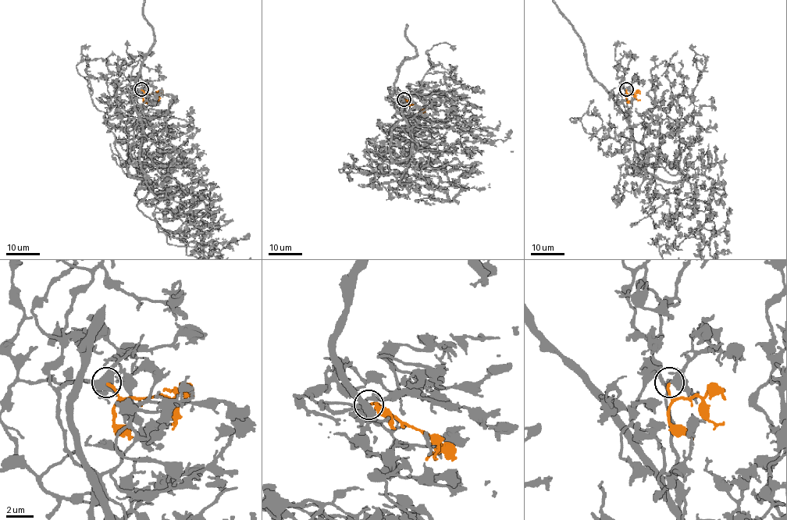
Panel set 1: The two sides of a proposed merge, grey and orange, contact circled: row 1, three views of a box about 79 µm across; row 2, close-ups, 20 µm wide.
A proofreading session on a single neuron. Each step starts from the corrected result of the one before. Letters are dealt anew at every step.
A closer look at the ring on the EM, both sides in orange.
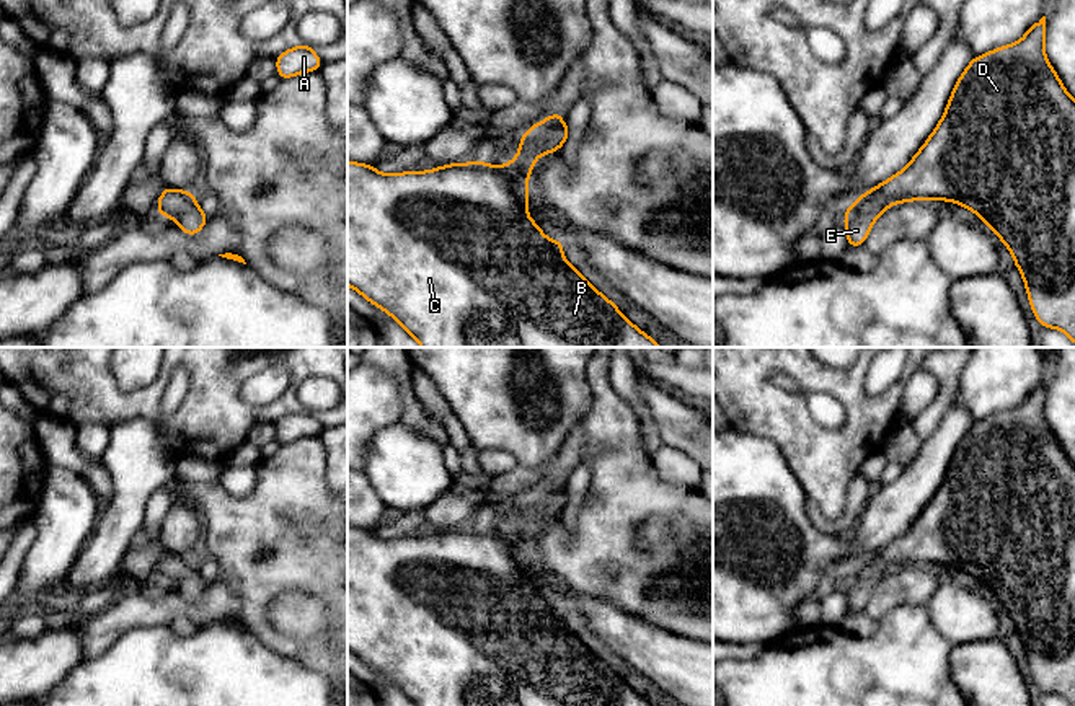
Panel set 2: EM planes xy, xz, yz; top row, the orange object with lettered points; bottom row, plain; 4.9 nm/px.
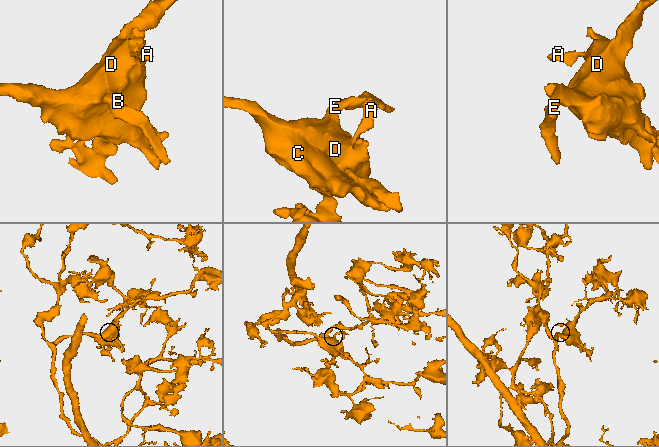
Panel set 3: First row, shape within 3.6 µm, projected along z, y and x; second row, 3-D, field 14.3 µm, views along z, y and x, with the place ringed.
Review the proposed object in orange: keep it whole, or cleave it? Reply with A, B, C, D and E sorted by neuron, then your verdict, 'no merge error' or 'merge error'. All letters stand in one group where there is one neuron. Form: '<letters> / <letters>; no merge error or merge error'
A B C D E; no merge error

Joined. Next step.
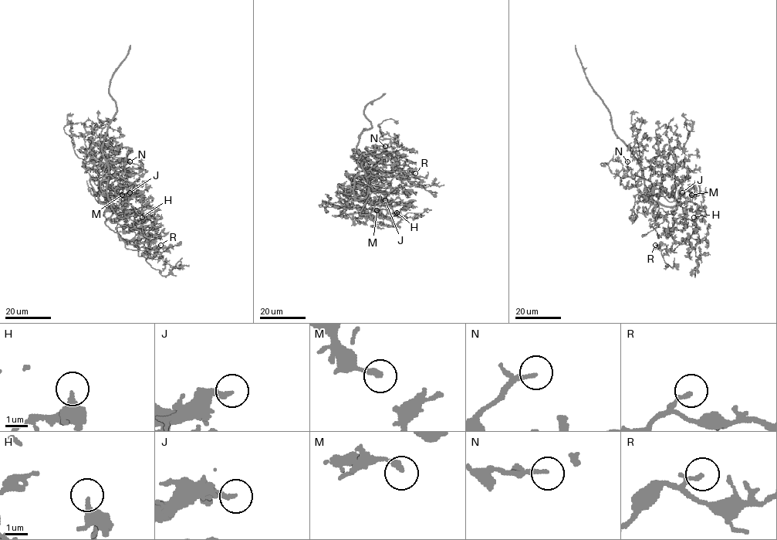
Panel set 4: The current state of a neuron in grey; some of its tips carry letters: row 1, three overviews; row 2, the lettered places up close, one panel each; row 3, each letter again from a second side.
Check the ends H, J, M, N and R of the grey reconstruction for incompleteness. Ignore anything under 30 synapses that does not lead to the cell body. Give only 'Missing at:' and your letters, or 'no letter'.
Missing at: N, R

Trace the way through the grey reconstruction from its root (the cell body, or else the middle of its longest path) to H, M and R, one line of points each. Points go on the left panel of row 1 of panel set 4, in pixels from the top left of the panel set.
H: (107, 195), (115, 207), (109, 219), (112, 222), (133, 229), (130, 226), (142, 217)
M: (107, 195), (113, 207), (100, 204), (95, 198), (97, 193), (109, 188), (114, 188), (122, 195)
R: (107, 195), (115, 209), (105, 223), (118, 234), (119, 240), (124, 242), (126, 248), (152, 250), (160, 245)

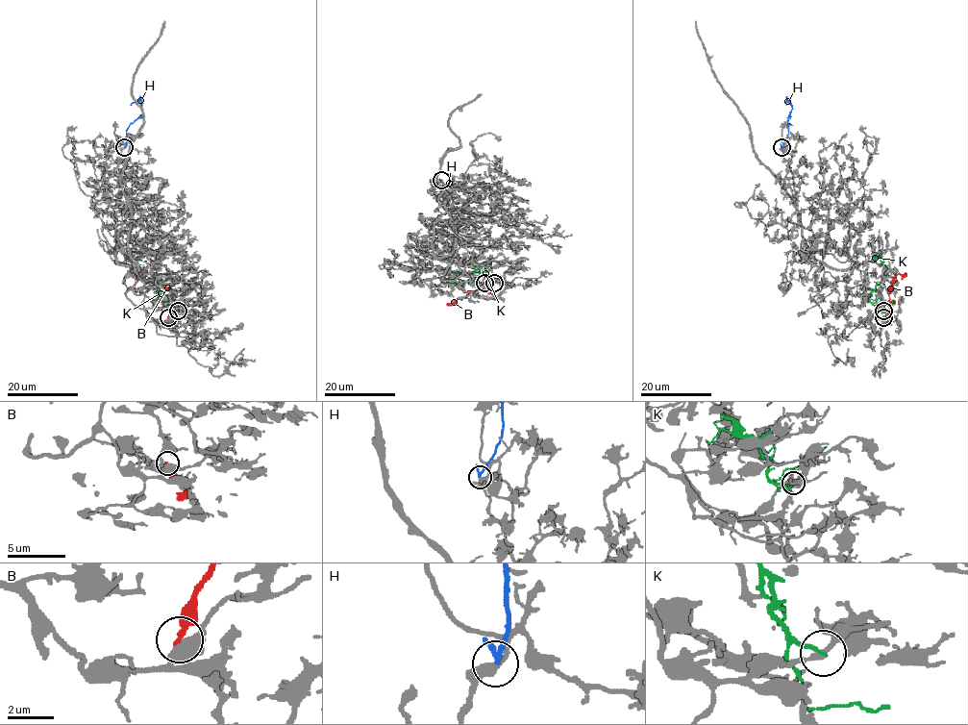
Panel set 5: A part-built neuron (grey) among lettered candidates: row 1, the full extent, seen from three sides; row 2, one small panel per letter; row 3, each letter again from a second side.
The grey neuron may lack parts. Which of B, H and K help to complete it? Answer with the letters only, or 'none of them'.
none of them

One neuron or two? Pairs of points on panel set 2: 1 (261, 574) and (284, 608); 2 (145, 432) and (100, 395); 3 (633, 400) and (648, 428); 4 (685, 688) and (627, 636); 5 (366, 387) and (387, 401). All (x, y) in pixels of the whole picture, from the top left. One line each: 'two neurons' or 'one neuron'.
1: two neurons
2: two neurons
3: one neuron
4: one neuron
5: one neuron

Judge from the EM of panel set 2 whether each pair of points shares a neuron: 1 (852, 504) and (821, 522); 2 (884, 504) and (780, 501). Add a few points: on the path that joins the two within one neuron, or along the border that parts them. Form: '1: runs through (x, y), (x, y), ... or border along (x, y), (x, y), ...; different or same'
1: runs through (849, 512), (839, 522), (829, 522); same
2: runs through (863, 533), (852, 545), (818, 545), (803, 530); same

